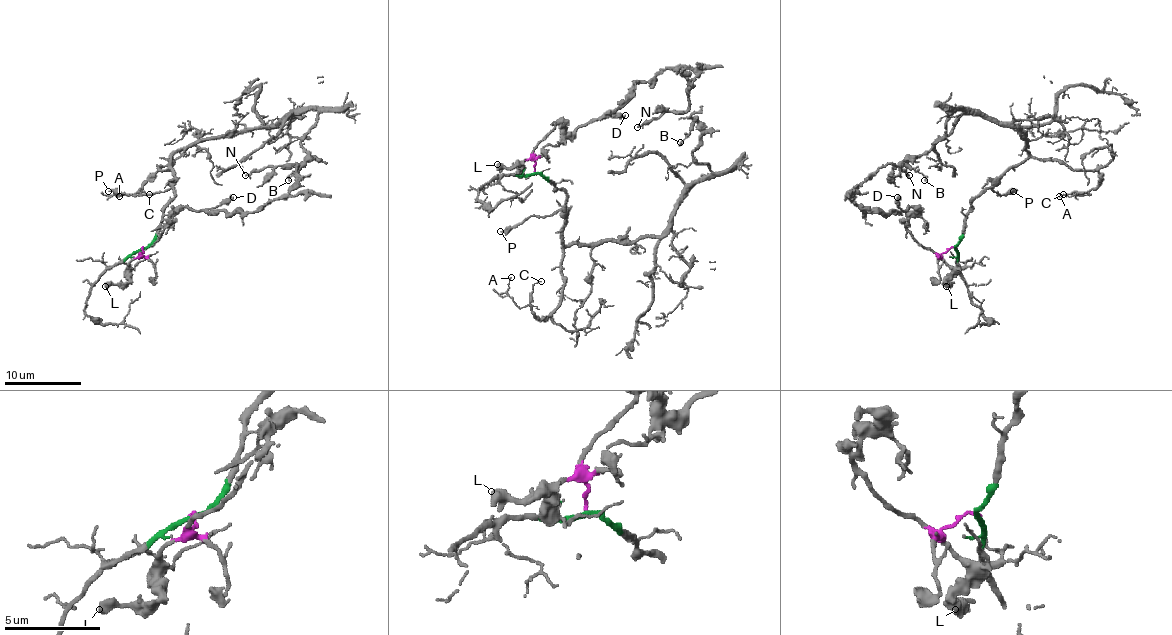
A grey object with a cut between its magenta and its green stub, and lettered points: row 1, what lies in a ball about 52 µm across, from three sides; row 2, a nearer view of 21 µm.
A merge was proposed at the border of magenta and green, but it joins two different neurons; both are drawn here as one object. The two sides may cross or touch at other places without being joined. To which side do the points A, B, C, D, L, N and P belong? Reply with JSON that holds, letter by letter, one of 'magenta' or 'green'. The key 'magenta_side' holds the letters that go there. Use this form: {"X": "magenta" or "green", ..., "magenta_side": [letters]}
{"A": "green", "B": "green", "C": "green", "D": "magenta", "L": "magenta", "N": "magenta", "P": "green", "magenta_side": ["D", "L", "N"]}

